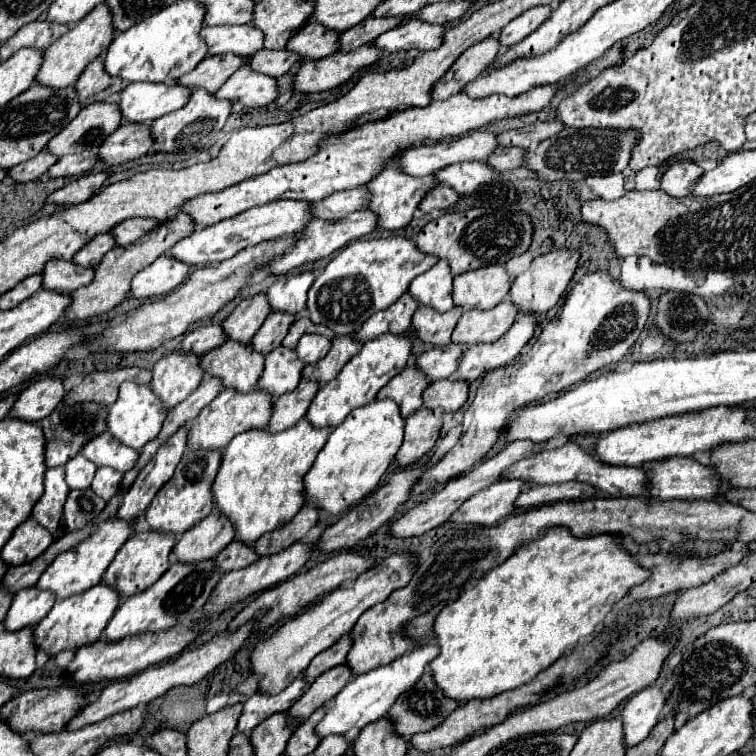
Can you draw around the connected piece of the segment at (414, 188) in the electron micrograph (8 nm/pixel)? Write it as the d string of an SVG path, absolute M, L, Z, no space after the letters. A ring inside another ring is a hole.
M385 167L367 185L367 189L371 193L367 209L373 211L373 213L377 213L377 219L379 219L377 227L383 227L383 229L389 229L389 231L401 229L401 227L405 227L413 219L413 211L417 209L417 205L423 199L423 195L429 189L433 189L435 185L437 183L435 183L435 179L431 175L427 175L427 177L409 177L409 175L401 173L397 167Z

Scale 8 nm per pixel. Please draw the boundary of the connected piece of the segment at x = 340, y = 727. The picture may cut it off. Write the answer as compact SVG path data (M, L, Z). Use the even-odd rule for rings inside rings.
M425 645L419 649L413 649L411 653L397 657L397 661L373 669L369 673L363 673L355 679L351 679L331 701L325 703L325 717L317 723L315 733L323 739L329 735L345 735L349 729L363 729L365 725L385 717L389 713L389 707L393 705L393 701L405 691L411 689L411 685L415 685L415 681L423 675L425 667L433 661L433 657L437 657L439 647L437 645Z

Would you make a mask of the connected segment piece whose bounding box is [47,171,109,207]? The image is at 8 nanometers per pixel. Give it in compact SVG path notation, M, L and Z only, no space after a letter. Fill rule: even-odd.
M101 171L101 173L89 173L81 179L75 179L75 181L67 183L65 187L57 189L53 195L49 195L47 203L57 203L61 207L83 203L85 197L91 197L93 193L97 193L101 189L101 185L107 181L107 177L109 177L109 173Z

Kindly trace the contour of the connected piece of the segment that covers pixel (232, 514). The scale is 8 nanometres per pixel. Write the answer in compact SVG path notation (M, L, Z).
M303 417L283 433L249 429L233 437L223 453L223 463L213 483L213 495L217 509L235 525L237 539L255 543L267 531L273 531L295 517L305 505L303 477L323 449L327 435L329 429L313 429Z

